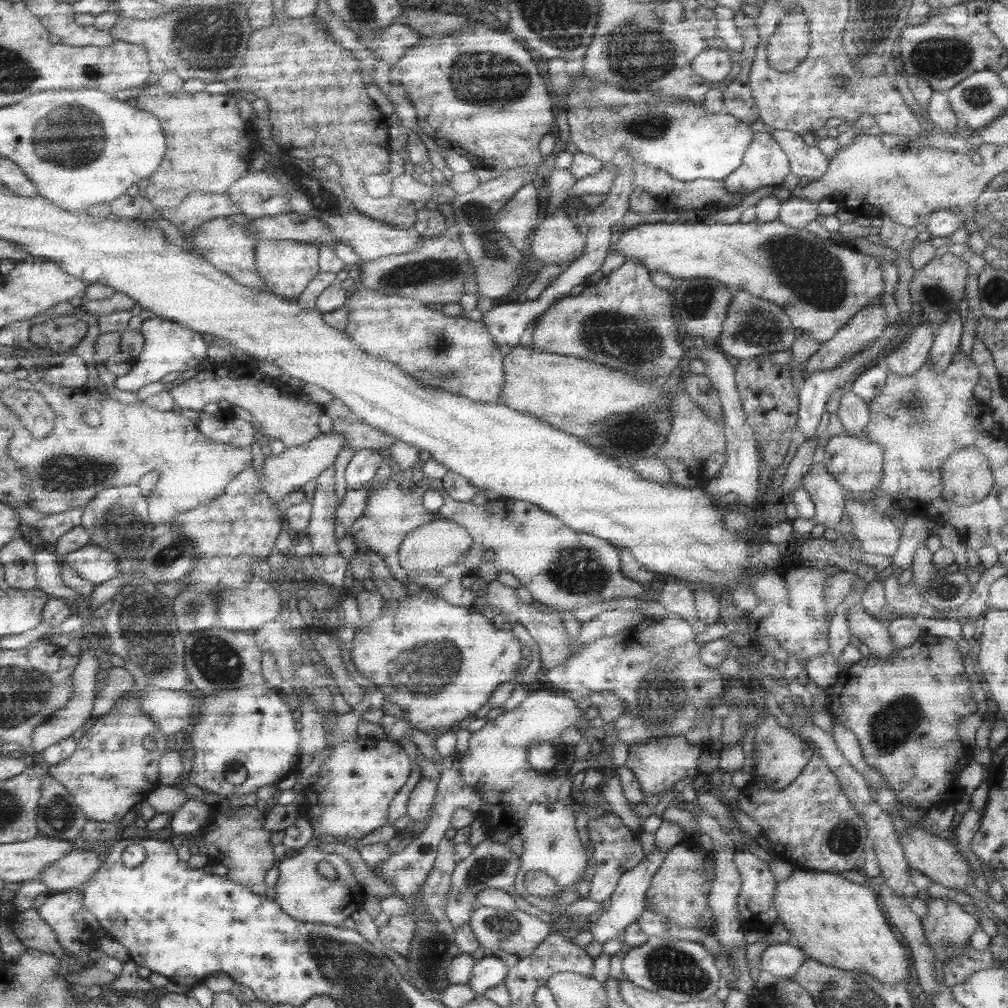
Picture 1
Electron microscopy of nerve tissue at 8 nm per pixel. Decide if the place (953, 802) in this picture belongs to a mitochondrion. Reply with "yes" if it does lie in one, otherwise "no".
no

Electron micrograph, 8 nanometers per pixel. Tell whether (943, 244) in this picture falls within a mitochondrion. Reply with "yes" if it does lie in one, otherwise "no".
no

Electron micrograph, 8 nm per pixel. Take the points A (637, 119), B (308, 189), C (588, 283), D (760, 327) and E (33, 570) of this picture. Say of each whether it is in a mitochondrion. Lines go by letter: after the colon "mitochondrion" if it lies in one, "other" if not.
A: mitochondrion
B: mitochondrion
C: other
D: mitochondrion
E: other

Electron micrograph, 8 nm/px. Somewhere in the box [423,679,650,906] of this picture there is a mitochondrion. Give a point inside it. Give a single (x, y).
(485, 869)

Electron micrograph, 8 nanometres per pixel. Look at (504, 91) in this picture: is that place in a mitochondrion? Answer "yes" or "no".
yes

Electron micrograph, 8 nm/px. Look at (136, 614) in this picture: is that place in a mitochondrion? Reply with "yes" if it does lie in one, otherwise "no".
yes

